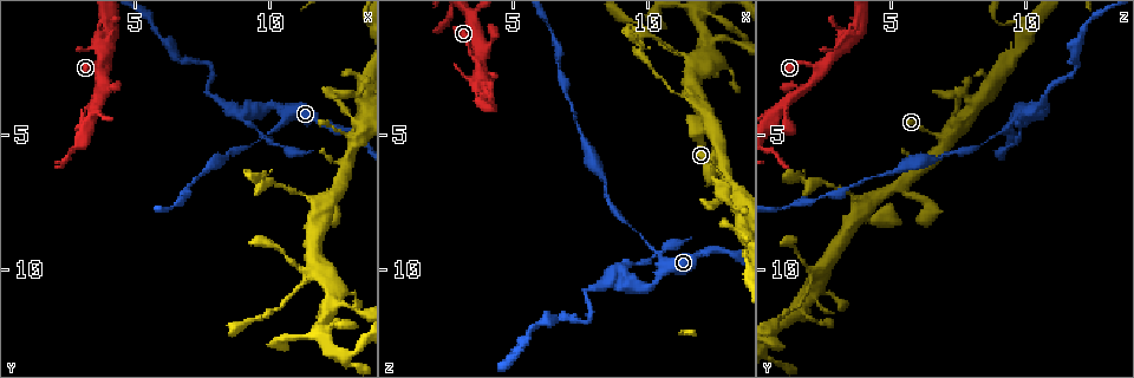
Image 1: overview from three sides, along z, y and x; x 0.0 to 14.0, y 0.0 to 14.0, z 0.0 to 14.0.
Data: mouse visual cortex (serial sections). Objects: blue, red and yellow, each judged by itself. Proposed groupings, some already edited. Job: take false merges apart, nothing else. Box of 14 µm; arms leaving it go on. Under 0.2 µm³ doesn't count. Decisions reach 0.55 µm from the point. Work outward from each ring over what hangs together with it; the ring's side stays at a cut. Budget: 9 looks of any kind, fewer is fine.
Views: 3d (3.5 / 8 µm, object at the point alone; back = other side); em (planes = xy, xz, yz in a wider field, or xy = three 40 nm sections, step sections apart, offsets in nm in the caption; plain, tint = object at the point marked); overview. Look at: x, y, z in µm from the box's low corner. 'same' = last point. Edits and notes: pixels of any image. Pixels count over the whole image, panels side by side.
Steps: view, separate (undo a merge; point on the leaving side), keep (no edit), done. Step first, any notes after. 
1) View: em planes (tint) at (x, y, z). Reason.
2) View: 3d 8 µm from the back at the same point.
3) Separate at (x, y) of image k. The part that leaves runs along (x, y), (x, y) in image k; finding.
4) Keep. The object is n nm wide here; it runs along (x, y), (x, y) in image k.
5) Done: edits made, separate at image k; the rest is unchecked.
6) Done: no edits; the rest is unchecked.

View: 3d 3.5 µm at (8.4, 5.8, 6.8). Narrows sharply.

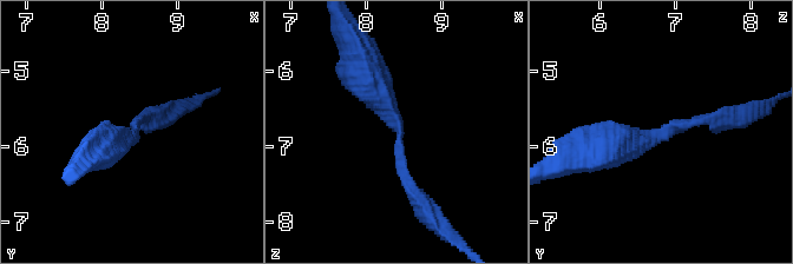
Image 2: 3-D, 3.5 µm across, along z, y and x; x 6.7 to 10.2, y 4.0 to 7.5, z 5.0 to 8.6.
View: em planes (tint) at (8.45, 5.75, 6.85). The arms are 200, 450 nm wide; shape alone is not enough.

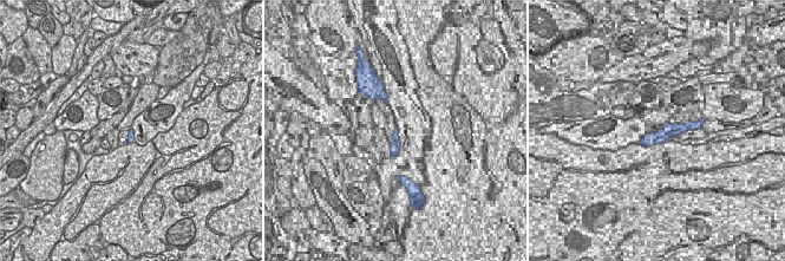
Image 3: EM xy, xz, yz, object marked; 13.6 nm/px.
View: em xy step 1 (tint) at the same point.

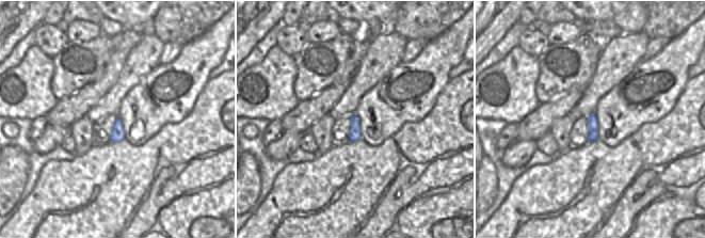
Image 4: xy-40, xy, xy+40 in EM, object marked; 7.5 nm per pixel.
Keep. The object is 100 nm wide here; it runs along (424, 205), (365, 73) in image 2; one cell here.

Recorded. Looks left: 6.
View: 3d 3.5 µm from the back at (11.7, 7.4, 4.0). Abrupt turn.

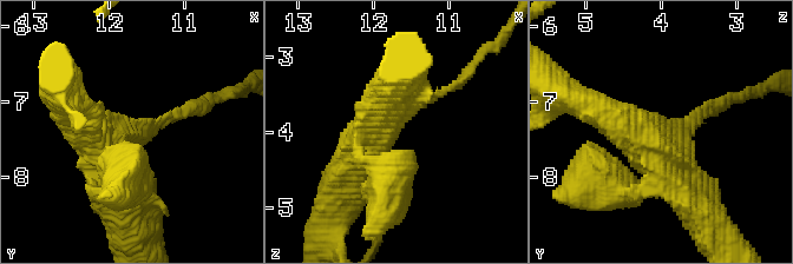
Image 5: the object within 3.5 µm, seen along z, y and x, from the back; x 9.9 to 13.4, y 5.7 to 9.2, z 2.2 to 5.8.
View: em xy step 1 (tint) at (11.75, 7.40, 3.95). 4 arms meet here; the arms are 150, 450, 500, 500 nm wide.

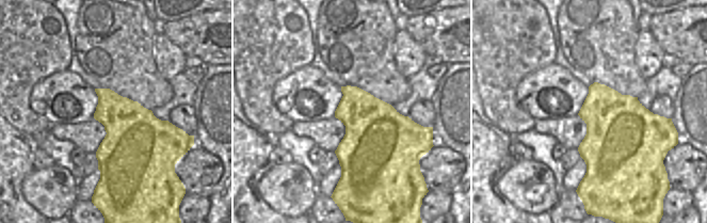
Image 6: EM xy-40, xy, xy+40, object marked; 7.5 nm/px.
Keep. It runs along (616, 118), (650, 147), (713, 230) in image 5; one cell here.

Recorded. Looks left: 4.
View: 3d 3.5 µm at (12.4, 7.5, 6.2). Sharp bend.

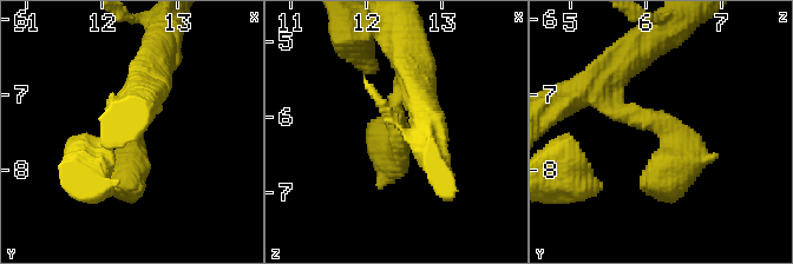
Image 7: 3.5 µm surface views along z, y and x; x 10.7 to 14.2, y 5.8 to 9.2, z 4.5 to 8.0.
View: em xy step 3 (tint) at (12.45, 7.35, 6.20).

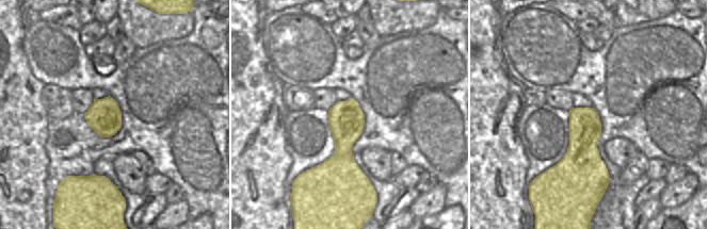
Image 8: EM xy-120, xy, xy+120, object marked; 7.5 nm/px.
Keep. It runs along (598, 85), (670, 136), (656, 186) in image 7; all the same cell.

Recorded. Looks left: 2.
Done: no edits; the rest is unchecked.

